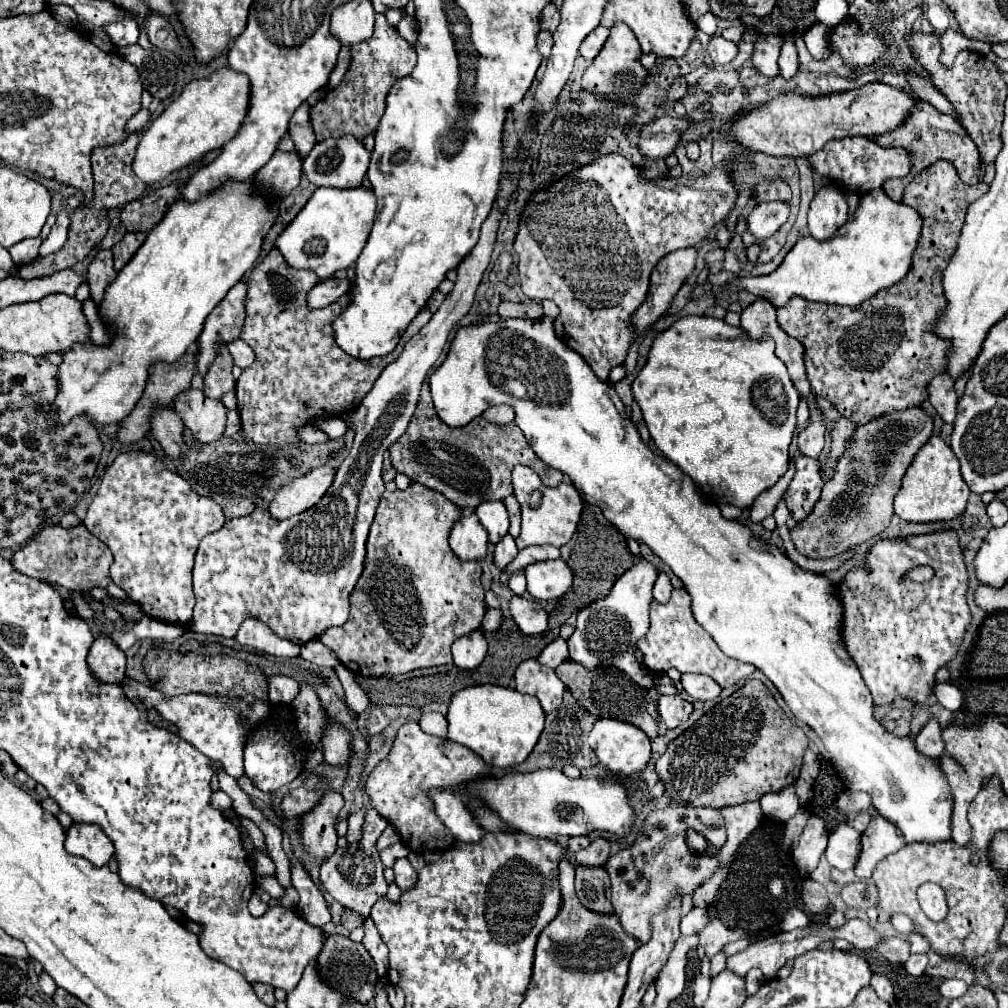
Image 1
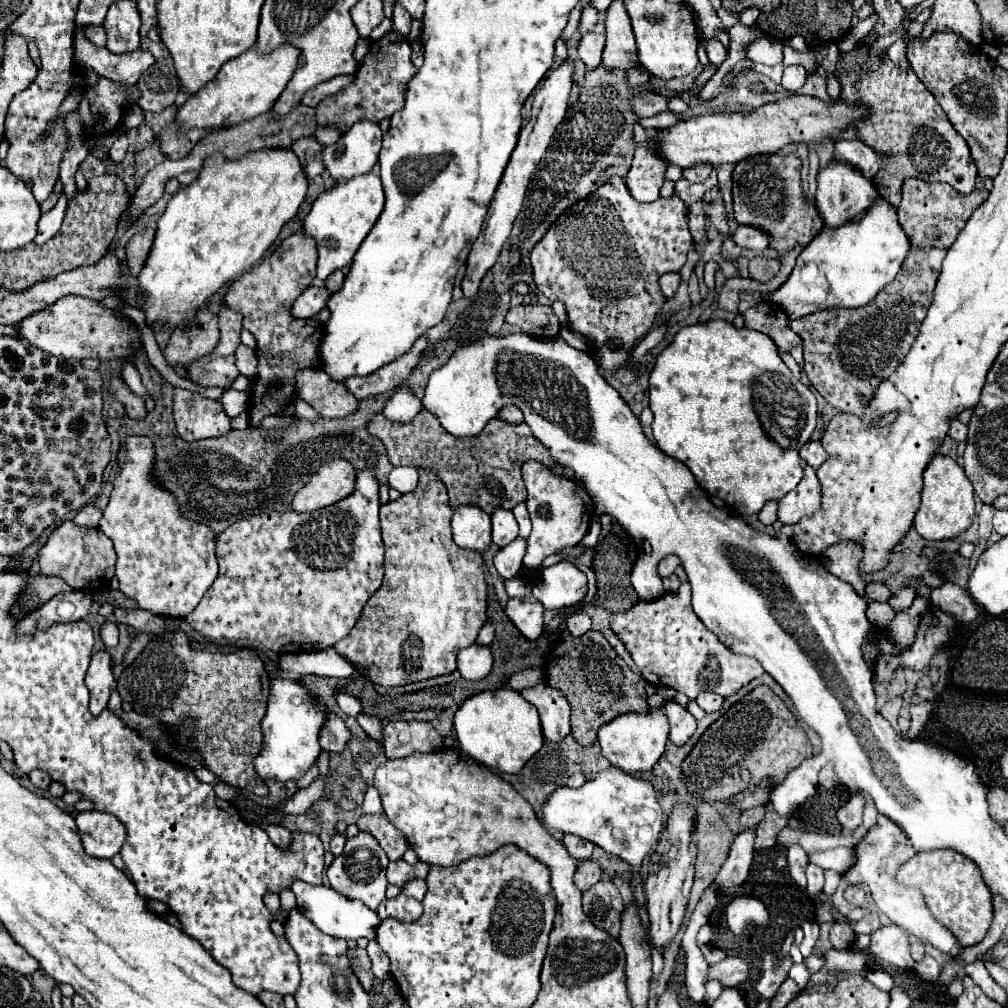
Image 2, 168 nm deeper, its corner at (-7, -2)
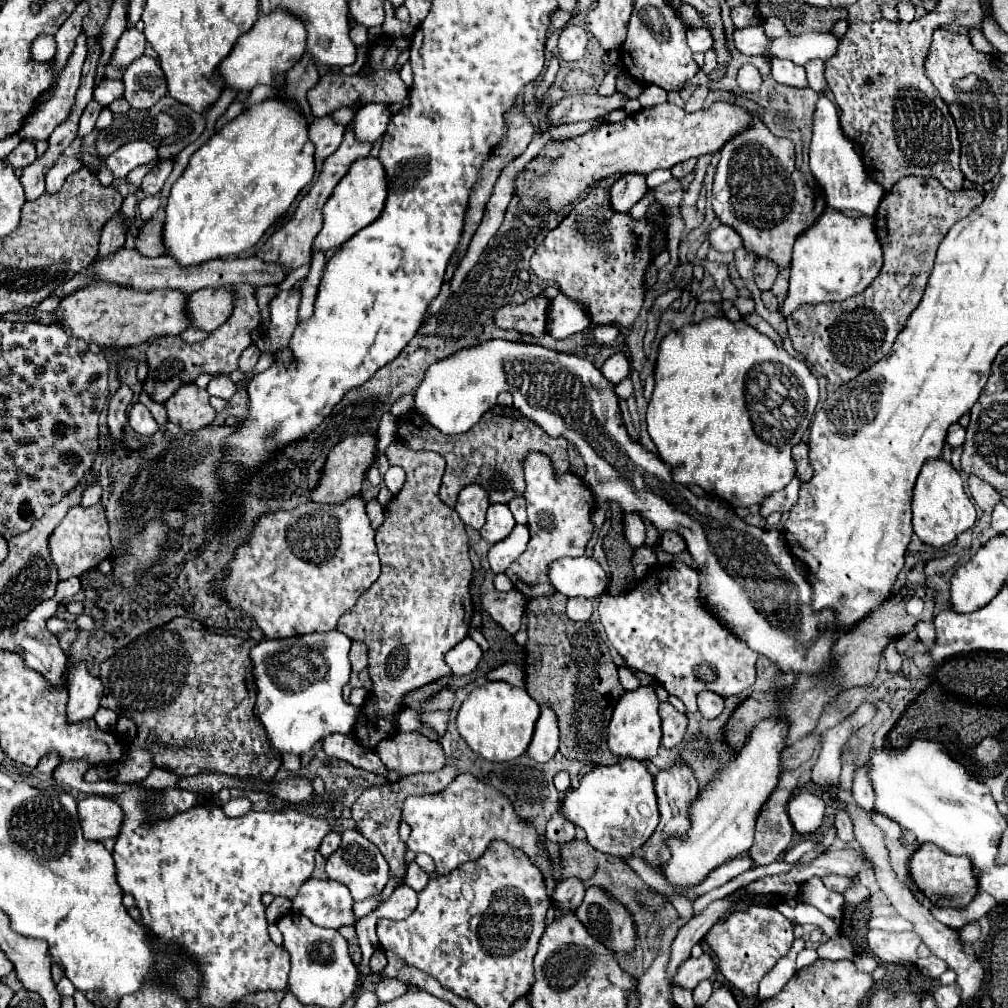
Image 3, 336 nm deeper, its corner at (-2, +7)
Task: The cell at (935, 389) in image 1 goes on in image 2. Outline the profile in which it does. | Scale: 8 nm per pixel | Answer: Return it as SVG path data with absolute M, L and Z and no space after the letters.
M952 420L948 436L950 436L952 440L956 440L956 442L964 442L964 440L966 440L966 436L968 436L968 428L966 428L964 424L960 424L958 420Z

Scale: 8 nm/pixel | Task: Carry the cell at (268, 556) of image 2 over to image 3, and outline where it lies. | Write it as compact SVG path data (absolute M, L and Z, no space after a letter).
M359 493L351 499L347 499L347 503L339 503L339 505L313 503L311 501L311 503L299 505L297 509L291 509L291 511L275 511L275 513L261 515L255 521L255 527L253 527L251 535L235 549L235 555L233 555L229 567L215 577L213 593L217 593L217 597L221 601L225 601L233 611L241 611L241 613L253 617L267 639L285 639L285 637L297 637L297 635L307 635L307 633L315 633L315 631L327 633L327 631L337 629L337 623L339 623L341 615L345 615L357 603L357 599L363 595L363 591L367 591L377 581L379 573L381 573L381 563L379 563L379 555L377 555L377 545L375 545L375 531L371 527L369 515L365 511L365 499Z

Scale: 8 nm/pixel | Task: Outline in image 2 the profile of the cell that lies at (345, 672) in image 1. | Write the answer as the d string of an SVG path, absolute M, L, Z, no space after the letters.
M360 714L360 716L358 716L358 724L362 726L362 730L364 730L372 740L376 740L378 744L382 744L382 724L380 724L378 718Z

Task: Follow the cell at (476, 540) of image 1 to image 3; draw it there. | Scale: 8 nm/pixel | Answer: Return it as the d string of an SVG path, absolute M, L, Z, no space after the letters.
M479 485L463 487L463 491L457 497L455 511L459 513L461 521L473 529L481 529L485 523L485 511L489 507L487 491Z

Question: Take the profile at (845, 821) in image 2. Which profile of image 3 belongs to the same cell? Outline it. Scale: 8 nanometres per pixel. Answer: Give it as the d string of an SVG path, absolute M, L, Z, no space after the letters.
M841 809L841 811L835 813L835 827L837 827L837 835L845 843L851 843L853 841L853 823L851 823L851 817L847 815L845 809Z

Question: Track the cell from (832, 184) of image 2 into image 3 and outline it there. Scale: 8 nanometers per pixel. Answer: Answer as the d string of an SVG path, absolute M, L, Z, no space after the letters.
M821 95L817 101L809 157L811 157L809 169L811 169L813 177L817 179L817 183L823 187L829 207L833 207L837 211L859 211L861 215L875 215L875 211L885 195L885 189L865 173L863 161L857 155L851 139L847 139L843 135L837 109L827 95Z

